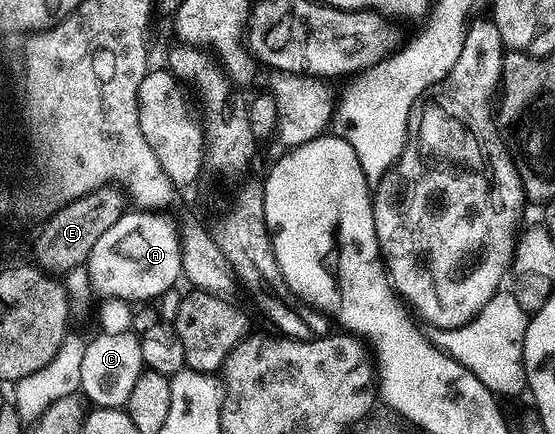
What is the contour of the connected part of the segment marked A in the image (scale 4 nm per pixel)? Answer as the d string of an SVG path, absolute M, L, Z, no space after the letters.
M131 209L97 240L85 263L95 291L98 289L106 298L122 298L129 304L146 304L149 298L168 293L178 278L180 282L183 277L180 226L164 215L152 210Z

